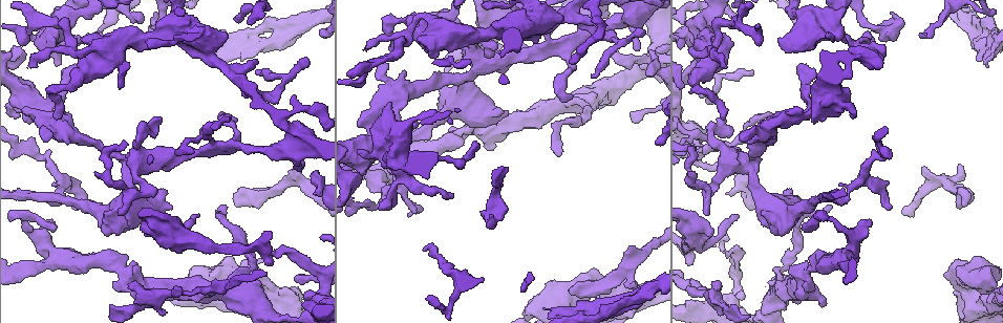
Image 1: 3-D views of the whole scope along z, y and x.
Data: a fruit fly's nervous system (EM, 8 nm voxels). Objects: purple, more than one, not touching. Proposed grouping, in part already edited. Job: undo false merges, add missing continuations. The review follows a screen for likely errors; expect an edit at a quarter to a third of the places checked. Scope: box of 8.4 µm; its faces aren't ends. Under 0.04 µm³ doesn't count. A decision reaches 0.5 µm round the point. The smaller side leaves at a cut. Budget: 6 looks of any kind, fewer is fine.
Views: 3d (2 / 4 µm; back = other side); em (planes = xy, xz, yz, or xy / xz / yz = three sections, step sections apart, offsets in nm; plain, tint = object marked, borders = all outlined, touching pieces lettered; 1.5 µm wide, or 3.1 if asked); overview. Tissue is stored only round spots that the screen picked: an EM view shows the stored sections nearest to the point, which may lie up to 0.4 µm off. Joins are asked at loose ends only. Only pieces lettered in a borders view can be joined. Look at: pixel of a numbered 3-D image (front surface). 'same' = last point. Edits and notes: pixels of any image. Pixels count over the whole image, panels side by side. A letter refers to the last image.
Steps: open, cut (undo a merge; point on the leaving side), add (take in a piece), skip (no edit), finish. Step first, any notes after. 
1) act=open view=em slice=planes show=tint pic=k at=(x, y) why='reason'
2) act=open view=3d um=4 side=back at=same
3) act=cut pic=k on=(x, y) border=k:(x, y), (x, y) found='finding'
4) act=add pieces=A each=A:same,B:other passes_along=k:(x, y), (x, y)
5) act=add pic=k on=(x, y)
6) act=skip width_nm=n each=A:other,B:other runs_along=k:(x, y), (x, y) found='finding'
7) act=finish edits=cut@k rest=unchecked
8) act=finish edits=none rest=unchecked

act=open view=3d um=4 pic=1 at=(576, 301) why='free end'

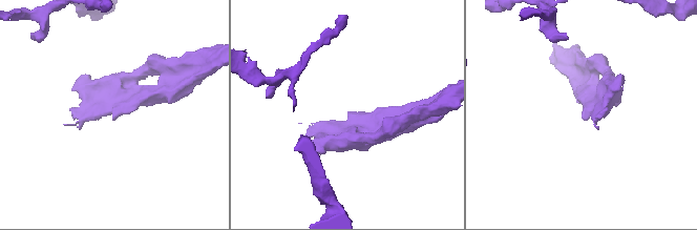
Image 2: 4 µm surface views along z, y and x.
act=open view=em slice=planes show=borders pic=2 at=(582, 117)

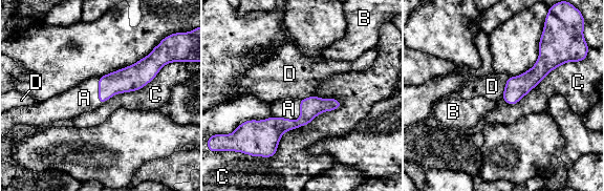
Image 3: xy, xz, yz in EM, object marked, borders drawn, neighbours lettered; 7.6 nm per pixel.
act=add pieces=A each=A:same,B:other,C:other,D:other passes_along=3:(265, 134), (295, 121), (288, 108) found='it goes on there'

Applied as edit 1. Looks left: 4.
act=open view=overview why='see it whole again'

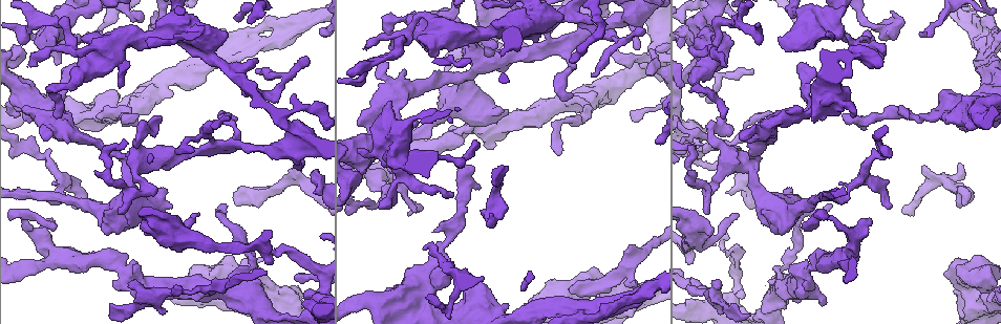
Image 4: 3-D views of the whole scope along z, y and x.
act=open view=em slice=planes show=borders pic=4 at=(959, 164) why='an open end'

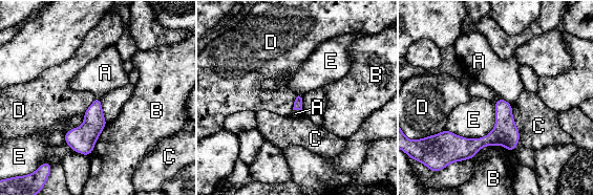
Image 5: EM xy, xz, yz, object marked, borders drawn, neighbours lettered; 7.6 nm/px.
act=skip each=A:other,B:other,C:other,D:other,E:other found='none of them fits'

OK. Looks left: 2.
act=open view=em slice=planes show=borders pic=4 at=(262, 258) why='free end'

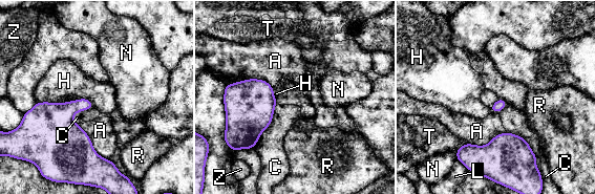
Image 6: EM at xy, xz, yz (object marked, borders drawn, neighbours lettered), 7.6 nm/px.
act=skip each=A:other,C:other,H:other,L:other,N:other,R:other,T:other,Z:other border=6:(37, 102), (88, 99), (93, 107) found='no lettered piece goes on from it'

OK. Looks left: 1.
act=finish edits=add@3 rest=unchecked

